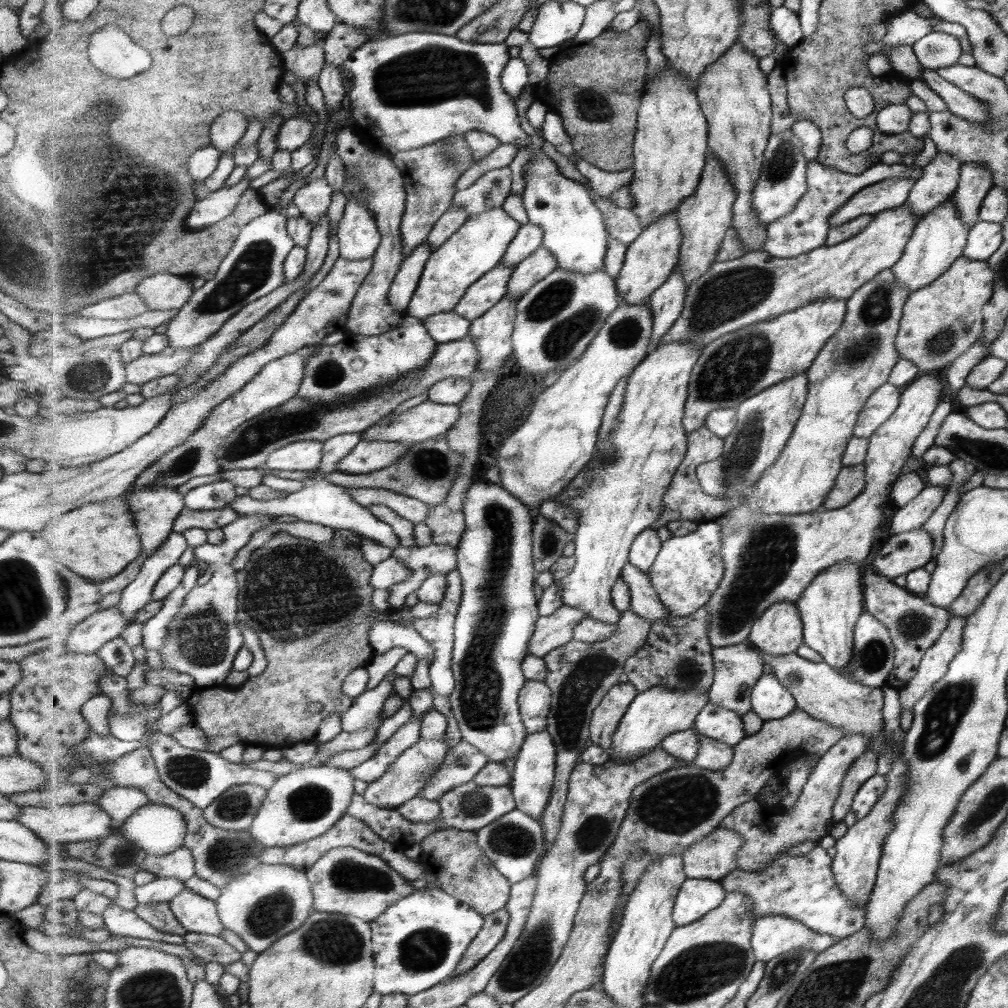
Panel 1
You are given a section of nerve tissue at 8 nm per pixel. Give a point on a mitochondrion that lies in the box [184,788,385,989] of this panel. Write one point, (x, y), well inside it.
(331, 941)

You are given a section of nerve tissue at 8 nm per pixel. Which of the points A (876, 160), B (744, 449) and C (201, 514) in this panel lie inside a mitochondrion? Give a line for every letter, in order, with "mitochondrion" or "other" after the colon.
A: other
B: mitochondrion
C: other

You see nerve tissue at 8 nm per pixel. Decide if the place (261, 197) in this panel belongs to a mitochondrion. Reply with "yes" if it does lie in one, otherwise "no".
no

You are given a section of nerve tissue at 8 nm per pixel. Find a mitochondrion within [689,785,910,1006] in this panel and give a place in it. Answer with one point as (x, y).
(782, 972)

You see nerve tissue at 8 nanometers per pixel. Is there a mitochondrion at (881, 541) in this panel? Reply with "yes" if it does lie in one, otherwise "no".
no

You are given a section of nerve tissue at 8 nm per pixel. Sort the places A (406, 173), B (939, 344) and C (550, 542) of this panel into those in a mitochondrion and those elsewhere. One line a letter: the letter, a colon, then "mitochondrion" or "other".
A: other
B: mitochondrion
C: mitochondrion

